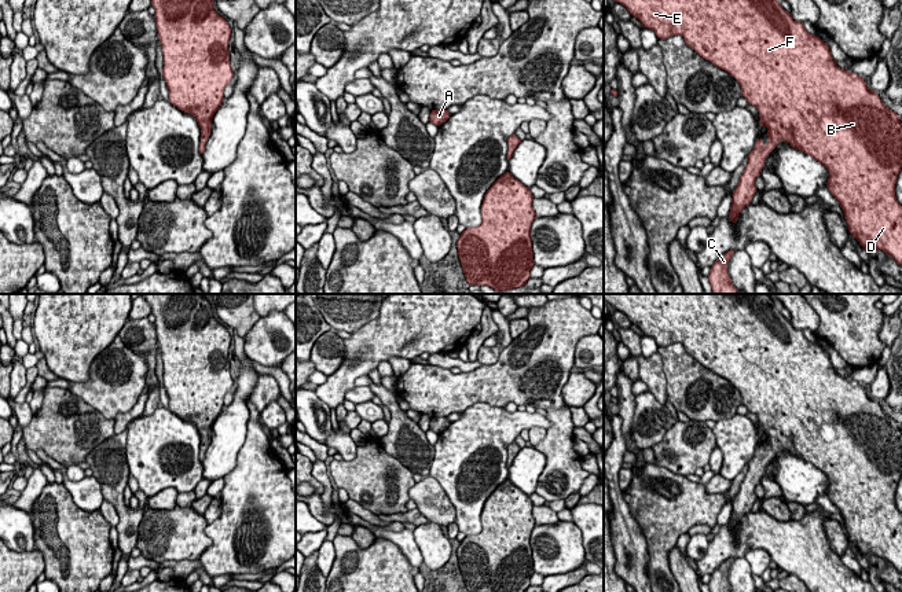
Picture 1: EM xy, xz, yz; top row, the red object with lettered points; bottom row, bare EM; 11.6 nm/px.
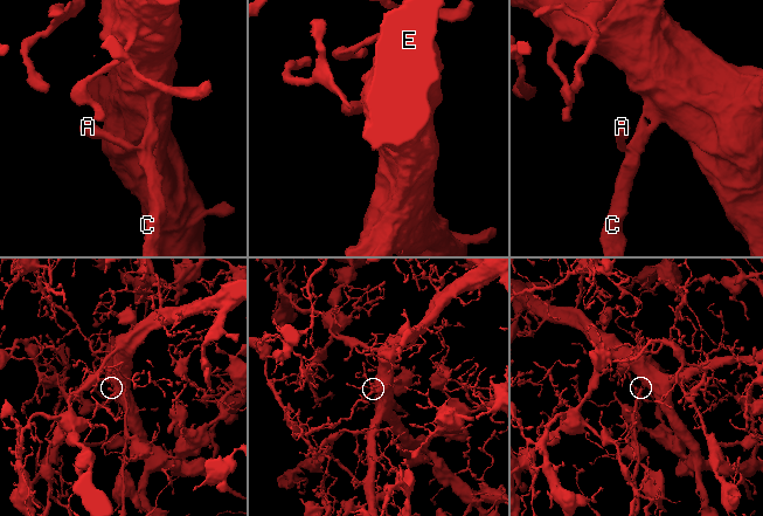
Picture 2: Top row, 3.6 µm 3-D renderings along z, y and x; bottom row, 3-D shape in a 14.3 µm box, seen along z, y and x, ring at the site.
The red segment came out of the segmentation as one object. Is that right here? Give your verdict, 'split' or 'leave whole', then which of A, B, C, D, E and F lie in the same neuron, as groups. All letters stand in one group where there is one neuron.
leave whole; groups A B C D E F

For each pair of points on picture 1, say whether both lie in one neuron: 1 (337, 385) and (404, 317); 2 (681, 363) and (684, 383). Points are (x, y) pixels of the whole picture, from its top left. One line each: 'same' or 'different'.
1: same
2: same

